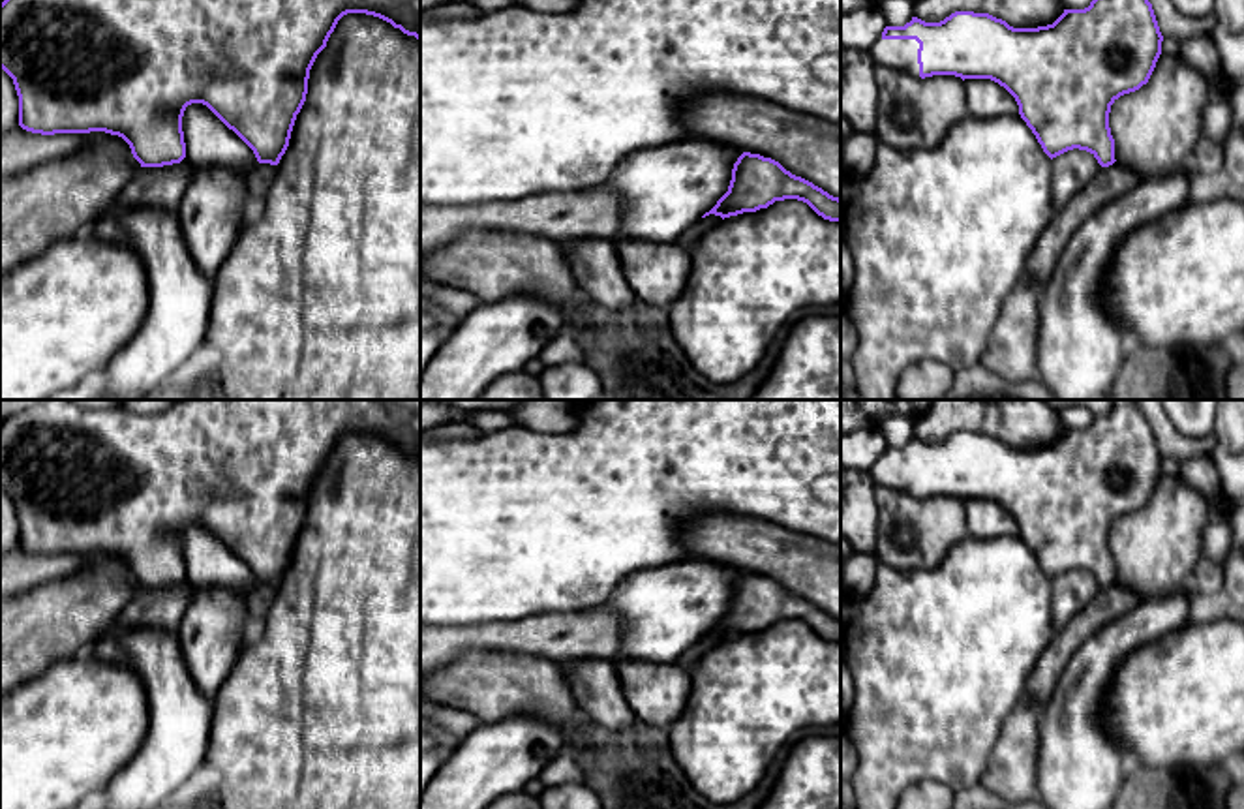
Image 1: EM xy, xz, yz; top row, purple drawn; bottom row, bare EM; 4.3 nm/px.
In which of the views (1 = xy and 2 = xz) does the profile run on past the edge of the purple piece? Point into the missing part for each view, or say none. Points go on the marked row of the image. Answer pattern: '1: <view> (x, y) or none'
1: xy (19, 151)
2: none

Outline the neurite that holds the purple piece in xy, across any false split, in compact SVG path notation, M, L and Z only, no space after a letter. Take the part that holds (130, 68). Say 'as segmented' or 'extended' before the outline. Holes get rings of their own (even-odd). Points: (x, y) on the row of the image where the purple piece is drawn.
extended; M4 0L0 4L0 68L13 79L19 96L19 126L0 133L0 178L86 150L90 131L122 137L135 158L135 171L139 167L180 163L186 158L182 116L191 103L206 105L253 150L259 163L278 165L289 146L296 114L306 101L310 69L317 54L326 47L338 21L347 13L379 17L403 34L420 39L420 0Z

